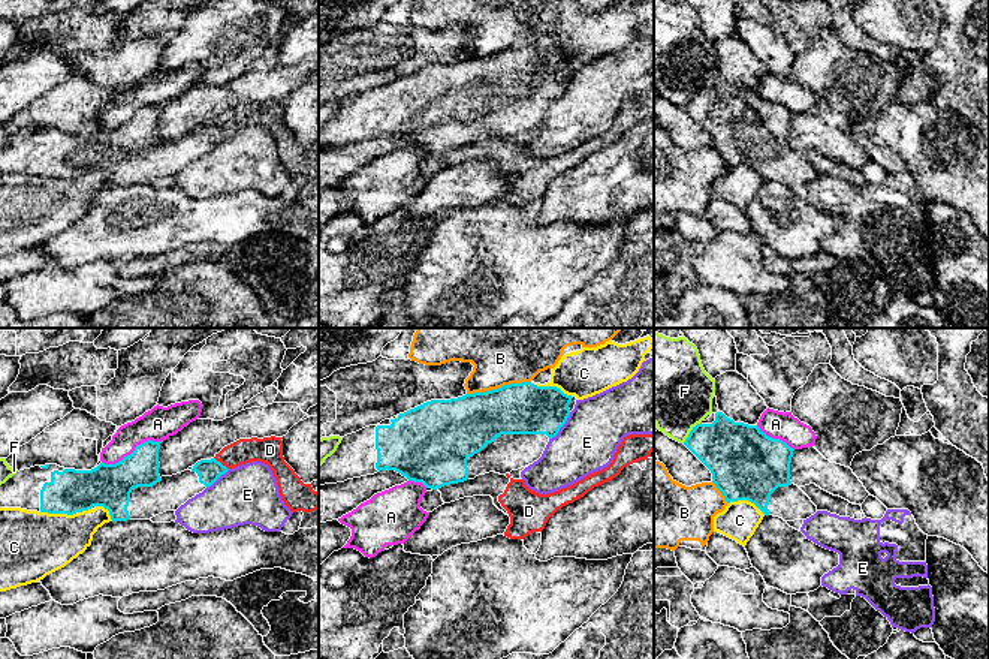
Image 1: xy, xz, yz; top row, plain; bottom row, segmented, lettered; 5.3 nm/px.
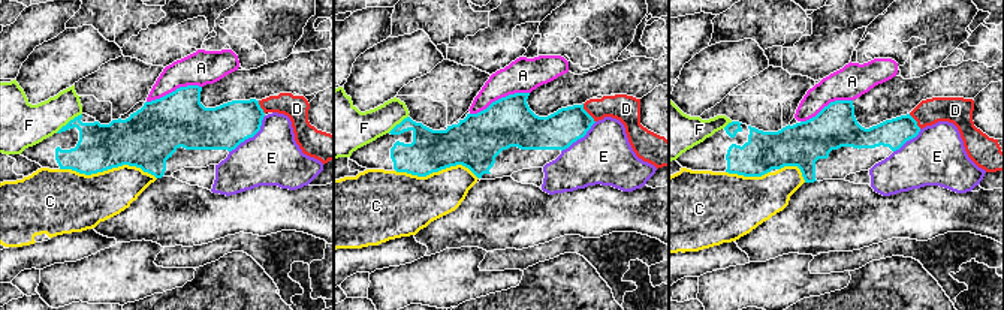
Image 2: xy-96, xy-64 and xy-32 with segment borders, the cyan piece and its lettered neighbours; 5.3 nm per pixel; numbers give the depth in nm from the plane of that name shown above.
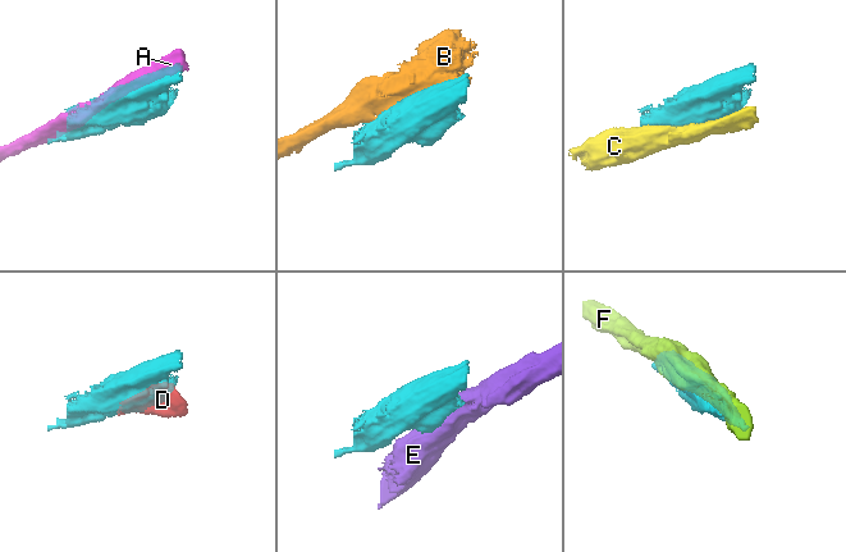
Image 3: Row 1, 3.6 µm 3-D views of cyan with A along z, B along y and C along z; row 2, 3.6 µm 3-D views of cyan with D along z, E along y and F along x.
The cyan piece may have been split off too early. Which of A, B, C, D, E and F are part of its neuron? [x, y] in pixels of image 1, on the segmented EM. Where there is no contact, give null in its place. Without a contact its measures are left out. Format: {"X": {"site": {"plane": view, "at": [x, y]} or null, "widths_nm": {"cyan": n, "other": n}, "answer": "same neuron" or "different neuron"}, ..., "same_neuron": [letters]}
{"A": {"site": {"plane": "xy", "at": [132, 453]}, "widths_nm": {"cyan": 240, "other": 180}, "answer": "different neuron"}, "B": {"site": {"plane": "xz", "at": [498, 388]}, "widths_nm": {"cyan": 300, "other": 440}, "answer": "different neuron"}, "C": {"site": {"plane": "xy", "at": [57, 512]}, "widths_nm": {"cyan": 240, "other": 360}, "answer": "different neuron"}, "D": {"site": {"plane": "xy", "at": [220, 463]}, "widths_nm": {"cyan": 130, "other": 140}, "answer": "different neuron"}, "E": {"site": {"plane": "xz", "at": [561, 426]}, "widths_nm": {"cyan": 280, "other": 320}, "answer": "different neuron"}, "F": {"site": {"plane": "yz", "at": [690, 432]}, "widths_nm": {"cyan": 320, "other": 400}, "answer": "different neuron"}, "same_neuron": []}

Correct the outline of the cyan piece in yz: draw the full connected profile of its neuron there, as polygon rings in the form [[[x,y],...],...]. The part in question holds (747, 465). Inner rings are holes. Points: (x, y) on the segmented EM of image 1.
[[[723,412],[712,424],[697,424],[684,445],[711,470],[712,482],[726,502],[748,500],[765,515],[784,521],[806,520],[817,512],[811,499],[790,481],[793,448],[780,439],[766,436],[757,425],[735,422]]]

